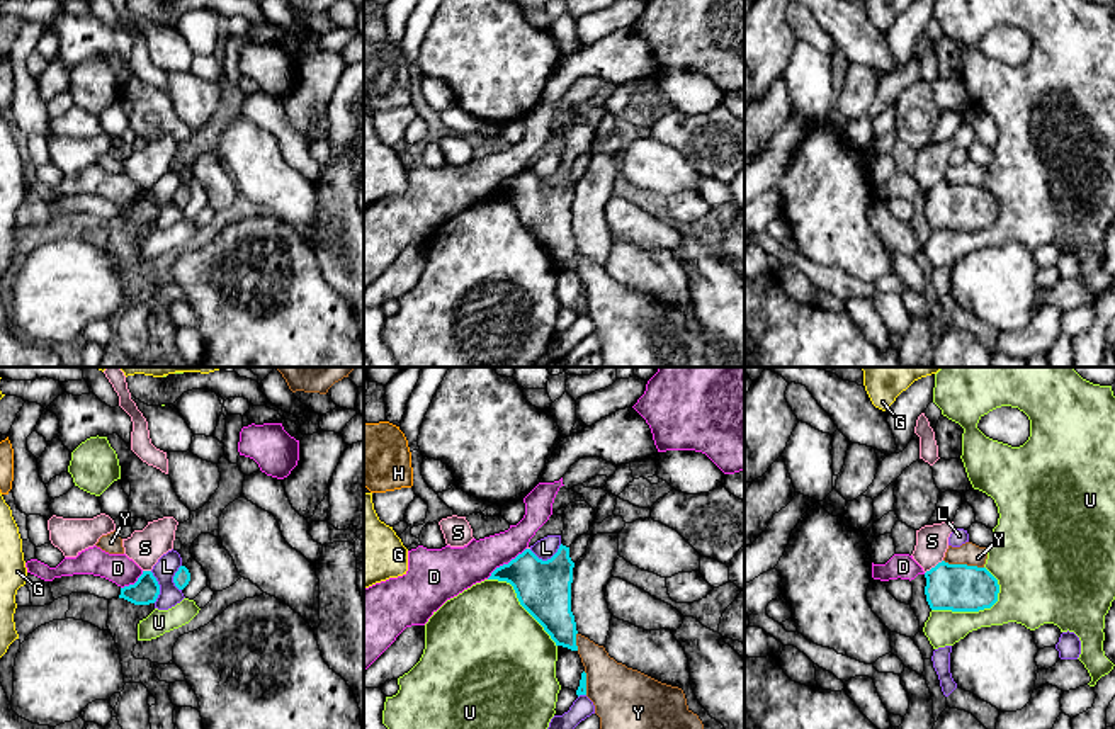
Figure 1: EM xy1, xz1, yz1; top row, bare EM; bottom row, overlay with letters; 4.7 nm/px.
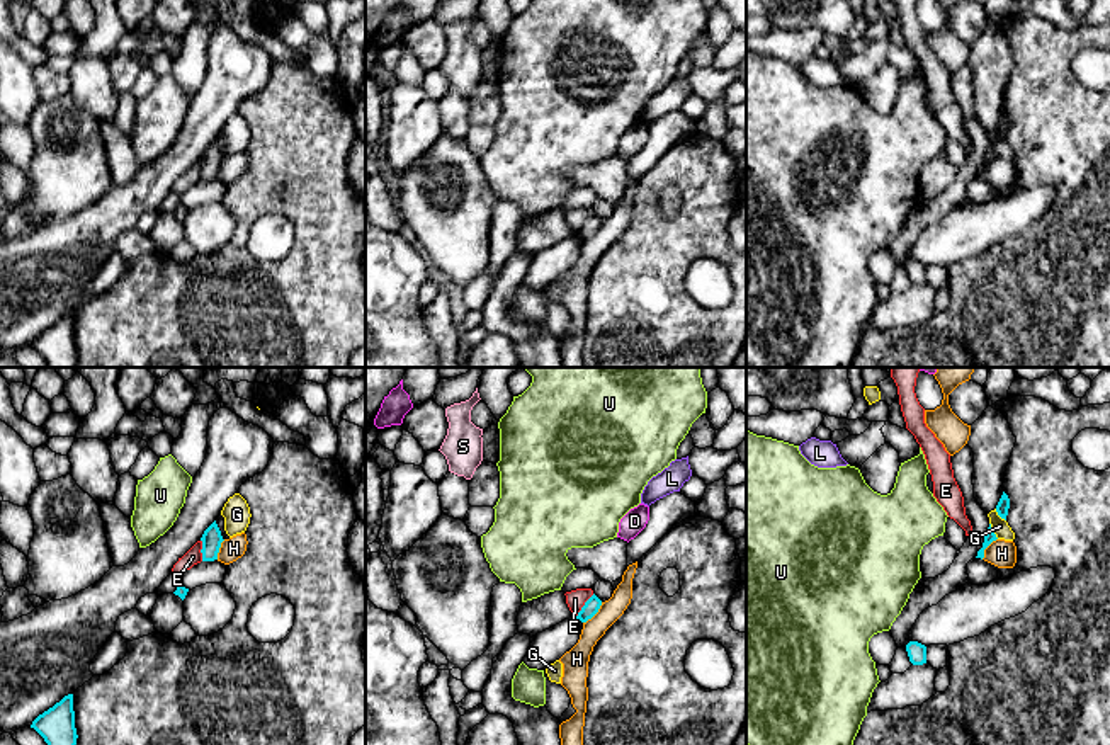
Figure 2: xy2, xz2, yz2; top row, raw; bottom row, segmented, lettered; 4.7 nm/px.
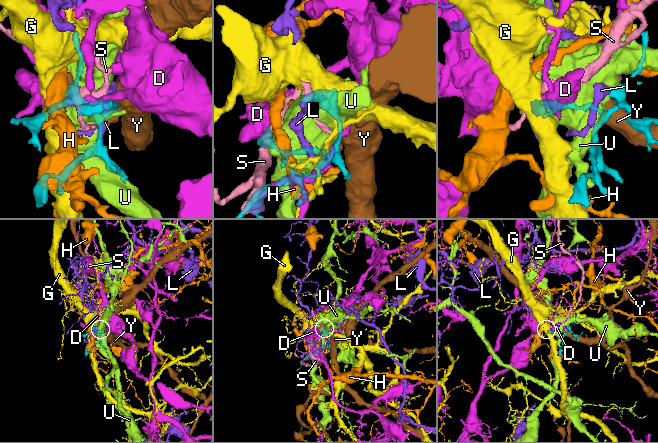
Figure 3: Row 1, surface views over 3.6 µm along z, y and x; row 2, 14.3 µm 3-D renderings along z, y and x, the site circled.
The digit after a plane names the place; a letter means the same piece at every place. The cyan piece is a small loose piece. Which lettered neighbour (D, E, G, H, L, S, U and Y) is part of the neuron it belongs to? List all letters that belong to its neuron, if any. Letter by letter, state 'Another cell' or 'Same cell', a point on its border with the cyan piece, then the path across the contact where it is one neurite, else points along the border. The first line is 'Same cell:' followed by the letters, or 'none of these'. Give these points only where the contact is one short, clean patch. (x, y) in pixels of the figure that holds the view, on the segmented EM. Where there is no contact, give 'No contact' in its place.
Same cell: none of these
D: Another cell. Touches cyan at xz1 (505, 565)
E: Another cell. Touches cyan at xz2 (583, 606). Boundary: xz2 (594, 594), (575, 616)
G: Another cell. Touches cyan at yz2 (993, 531). Boundary: yz2 (990, 523), (998, 538)
H: Another cell. Touches cyan at xz2 (594, 614). Boundary: xz2 (602, 602), (583, 623)
L: Another cell. Touches cyan at xz1 (548, 559)
S: Another cell. Touches cyan at yz1 (935, 566). Boundary: yz1 (942, 559), (925, 573)
U: Another cell. Touches cyan at yz1 (974, 610)
Y: Another cell. Touches cyan at yz1 (964, 565)

